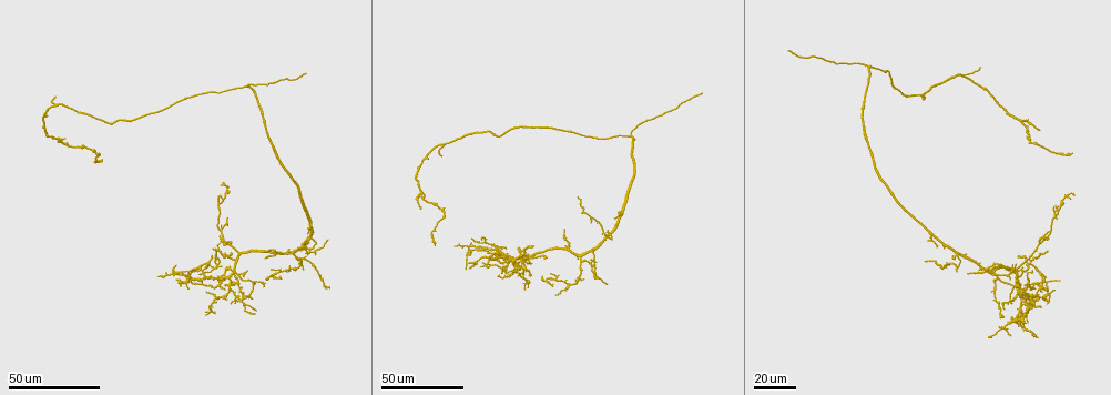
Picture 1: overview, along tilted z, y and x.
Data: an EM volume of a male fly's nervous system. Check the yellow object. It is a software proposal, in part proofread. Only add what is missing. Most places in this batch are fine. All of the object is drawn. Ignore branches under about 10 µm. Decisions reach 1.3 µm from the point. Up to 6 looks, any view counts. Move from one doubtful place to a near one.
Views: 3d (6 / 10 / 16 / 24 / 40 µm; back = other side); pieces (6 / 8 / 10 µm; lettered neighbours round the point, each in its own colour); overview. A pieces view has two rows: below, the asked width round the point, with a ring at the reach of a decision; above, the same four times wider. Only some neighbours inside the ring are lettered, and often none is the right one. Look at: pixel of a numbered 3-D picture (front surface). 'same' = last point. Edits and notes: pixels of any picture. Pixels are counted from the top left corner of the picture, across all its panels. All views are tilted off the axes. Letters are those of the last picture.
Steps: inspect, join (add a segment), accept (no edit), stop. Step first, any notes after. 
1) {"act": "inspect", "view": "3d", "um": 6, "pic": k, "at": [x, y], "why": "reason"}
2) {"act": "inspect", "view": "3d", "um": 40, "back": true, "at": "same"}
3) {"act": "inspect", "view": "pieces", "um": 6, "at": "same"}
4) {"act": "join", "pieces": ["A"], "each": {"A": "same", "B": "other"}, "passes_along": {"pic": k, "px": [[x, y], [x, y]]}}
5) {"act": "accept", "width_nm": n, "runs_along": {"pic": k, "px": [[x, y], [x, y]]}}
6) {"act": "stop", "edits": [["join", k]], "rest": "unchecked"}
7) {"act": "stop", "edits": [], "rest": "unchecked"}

{"act": "inspect", "view": "3d", "um": 24, "pic": 1, "at": [442, 154], "why": "free end"}

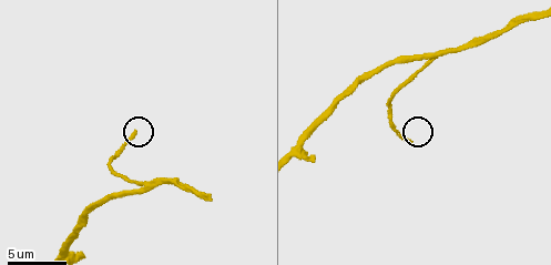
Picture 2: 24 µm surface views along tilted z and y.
{"act": "inspect", "view": "pieces", "um": 10, "pic": 2, "at": [133, 133]}

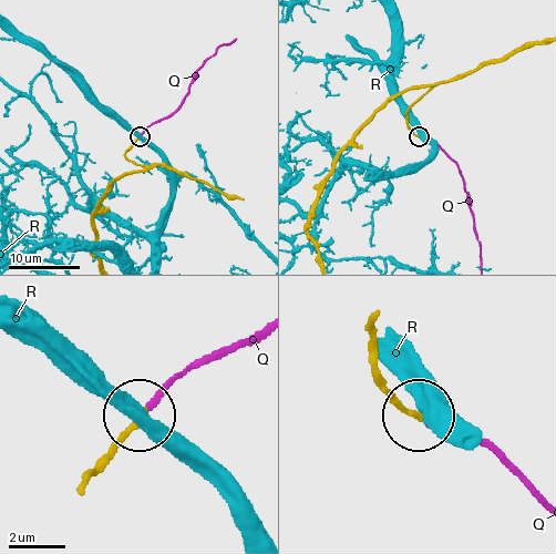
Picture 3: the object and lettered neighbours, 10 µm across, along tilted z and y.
{"act": "join", "pieces": ["Q"], "each": {"Q": "same", "R": "other"}, "passes_along": {"pic": 3, "px": [[127, 150], [152, 125], [181, 105], [207, 59]]}, "found": "the neuron continues"}

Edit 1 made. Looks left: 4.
{"act": "inspect", "view": "3d", "um": 40, "pic": 1, "at": [264, 250], "why": "an open end"}

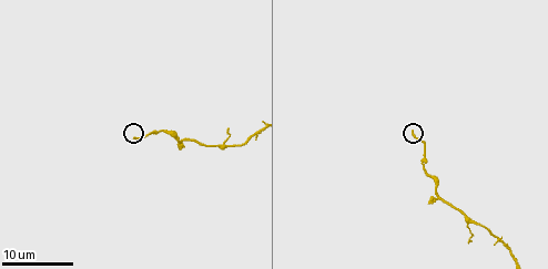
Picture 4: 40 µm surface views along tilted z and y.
{"act": "inspect", "view": "pieces", "um": 8, "pic": 4, "at": [411, 129]}

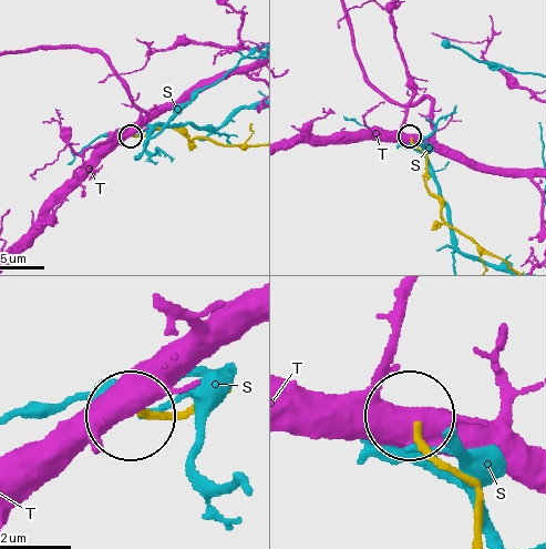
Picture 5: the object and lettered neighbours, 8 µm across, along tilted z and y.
{"act": "accept", "each": {"S": "other", "T": "other"}, "runs_along": {"pic": 5, "px": [[487, 254], [442, 217], [425, 182], [425, 158], [411, 138]]}, "found": "none of them fits"}

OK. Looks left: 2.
{"act": "inspect", "view": "3d", "um": 40, "pic": 1, "at": [468, 266], "why": "long arm stops here"}

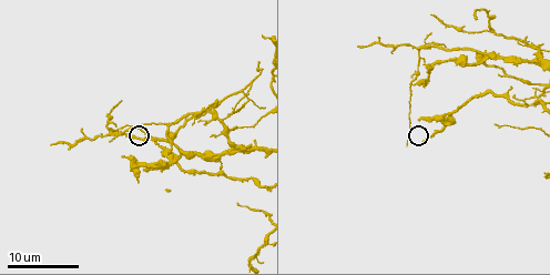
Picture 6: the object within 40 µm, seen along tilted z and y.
{"act": "inspect", "view": "pieces", "um": 8, "pic": 6, "at": [422, 139], "why": "what lies round it"}

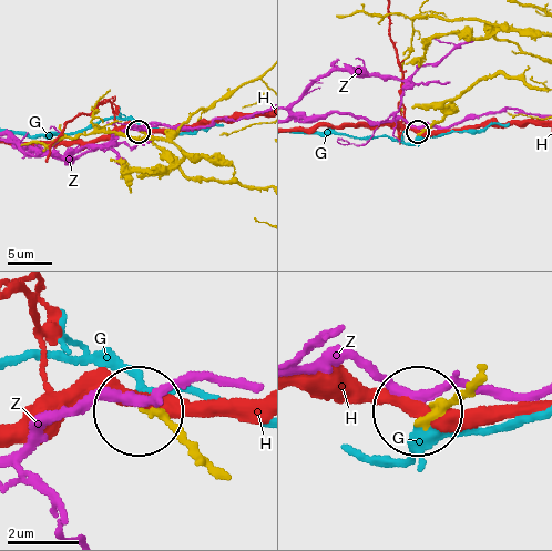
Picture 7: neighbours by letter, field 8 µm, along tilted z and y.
{"act": "accept", "width_nm": 190, "each": {"G": "other", "H": "other", "Z": "other"}, "runs_along": {"pic": 7, "px": [[525, 85], [498, 73], [479, 78], [440, 120], [419, 133]]}, "found": "none of them fits"}

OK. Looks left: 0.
{"act": "stop", "edits": [["join", 3]], "rest": "unchecked"}

